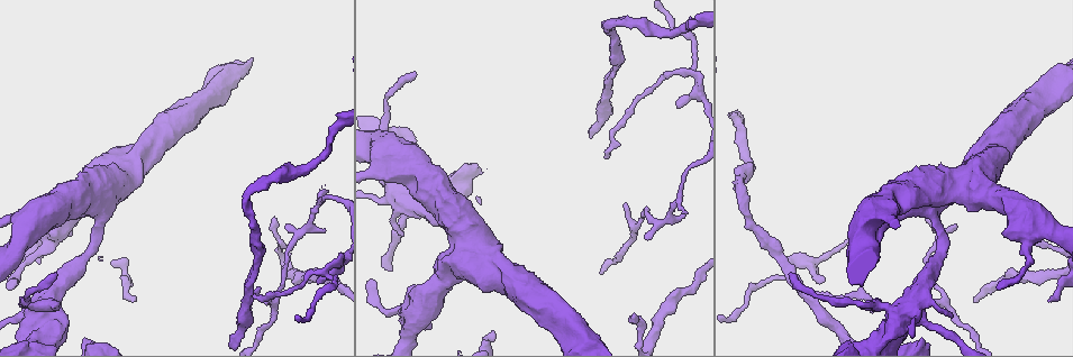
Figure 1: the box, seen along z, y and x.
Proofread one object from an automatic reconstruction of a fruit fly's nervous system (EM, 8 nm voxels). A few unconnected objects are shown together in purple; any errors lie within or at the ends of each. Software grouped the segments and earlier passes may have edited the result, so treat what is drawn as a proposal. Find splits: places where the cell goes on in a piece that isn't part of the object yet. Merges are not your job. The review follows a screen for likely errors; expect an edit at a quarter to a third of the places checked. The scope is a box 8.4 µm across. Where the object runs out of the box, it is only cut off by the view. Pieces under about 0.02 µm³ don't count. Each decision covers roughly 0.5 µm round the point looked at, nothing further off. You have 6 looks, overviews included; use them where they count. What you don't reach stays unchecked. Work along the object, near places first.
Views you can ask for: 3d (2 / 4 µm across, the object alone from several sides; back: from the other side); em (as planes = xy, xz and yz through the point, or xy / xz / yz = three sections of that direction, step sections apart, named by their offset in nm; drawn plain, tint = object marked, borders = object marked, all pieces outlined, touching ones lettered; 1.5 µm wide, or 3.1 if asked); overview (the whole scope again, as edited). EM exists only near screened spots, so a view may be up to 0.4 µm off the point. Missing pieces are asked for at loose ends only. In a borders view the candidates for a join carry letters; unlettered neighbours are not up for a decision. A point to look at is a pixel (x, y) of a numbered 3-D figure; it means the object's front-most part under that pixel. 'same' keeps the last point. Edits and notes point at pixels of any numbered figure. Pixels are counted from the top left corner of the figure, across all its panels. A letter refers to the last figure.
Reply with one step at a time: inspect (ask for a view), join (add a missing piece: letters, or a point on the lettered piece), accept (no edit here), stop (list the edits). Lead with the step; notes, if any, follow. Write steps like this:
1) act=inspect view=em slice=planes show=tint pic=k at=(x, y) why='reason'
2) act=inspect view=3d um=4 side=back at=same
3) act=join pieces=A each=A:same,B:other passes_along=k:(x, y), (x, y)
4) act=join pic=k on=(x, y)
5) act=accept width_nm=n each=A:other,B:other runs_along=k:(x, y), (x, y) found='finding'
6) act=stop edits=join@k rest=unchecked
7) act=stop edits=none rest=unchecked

act=inspect view=em slice=xy step=4 show=tint pic=1 at=(276, 218) why='tapers out'

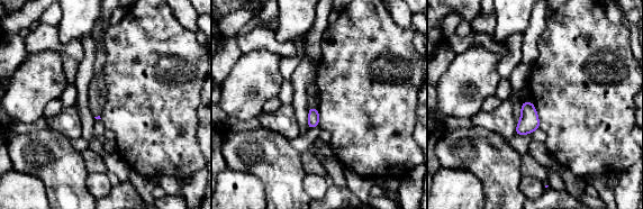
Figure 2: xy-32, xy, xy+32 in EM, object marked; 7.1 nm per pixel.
act=inspect view=em slice=planes show=borders at=same why='another direction'

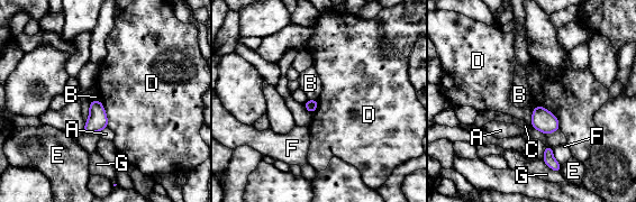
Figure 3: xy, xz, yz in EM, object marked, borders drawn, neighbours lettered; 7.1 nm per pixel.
act=accept longest_contact=D:260nm each=A:other,B:other,C:other,D:other,E:other,F:other,G:other border=3:(532, 109), (545, 107), (561, 128) found='no lettered piece goes on from it'

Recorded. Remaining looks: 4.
act=inspect view=em slice=planes show=borders pic=1 at=(647, 239) why='an open end'

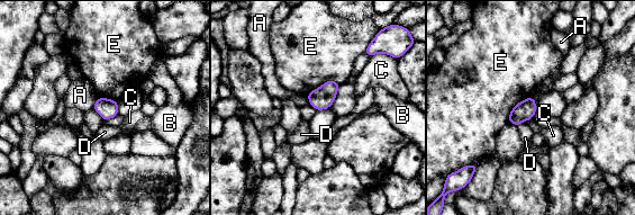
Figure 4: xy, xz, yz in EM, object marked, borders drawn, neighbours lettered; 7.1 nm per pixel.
act=join pieces=E width_nm=140 longest_contact=E:260nm each=A:other,B:other,C:other,D:other,E:same found='the cell continues'

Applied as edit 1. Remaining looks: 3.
act=inspect view=overview

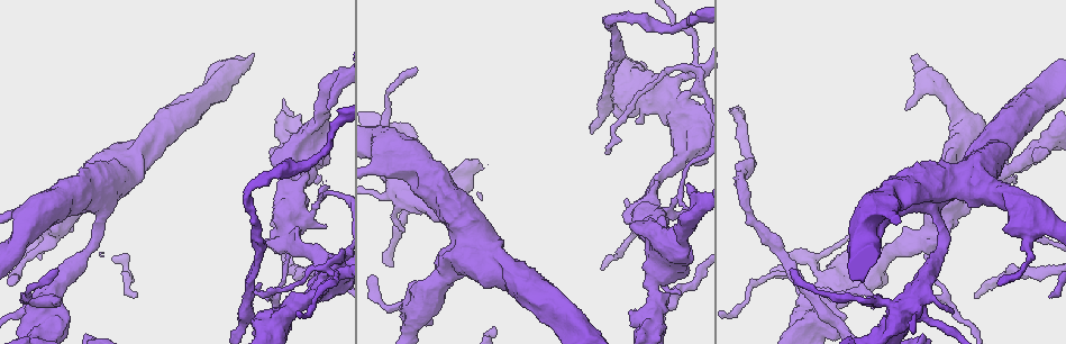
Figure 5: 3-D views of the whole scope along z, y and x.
act=inspect view=em slice=xy step=8 show=borders pic=5 at=(52, 302) why='branch stops here'

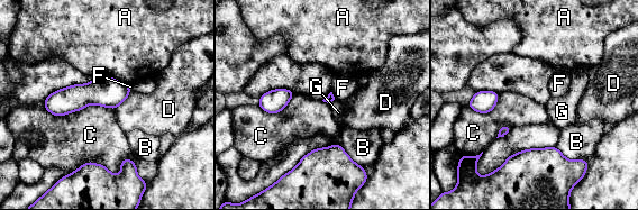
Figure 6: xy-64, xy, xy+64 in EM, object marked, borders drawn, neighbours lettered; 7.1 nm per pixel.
act=inspect view=em slice=xz step=4 show=borders at=same

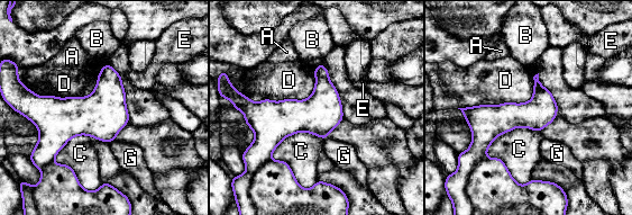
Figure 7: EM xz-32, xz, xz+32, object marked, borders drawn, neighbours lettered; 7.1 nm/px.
act=accept width_nm=220 each=A:other,B:other,C:other,D:other,E:other,G:other border=7:(316, 75), (304, 99), (238, 90) found='no lettered piece goes on from it'

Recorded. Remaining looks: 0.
act=stop edits=join@4 rest=unchecked

